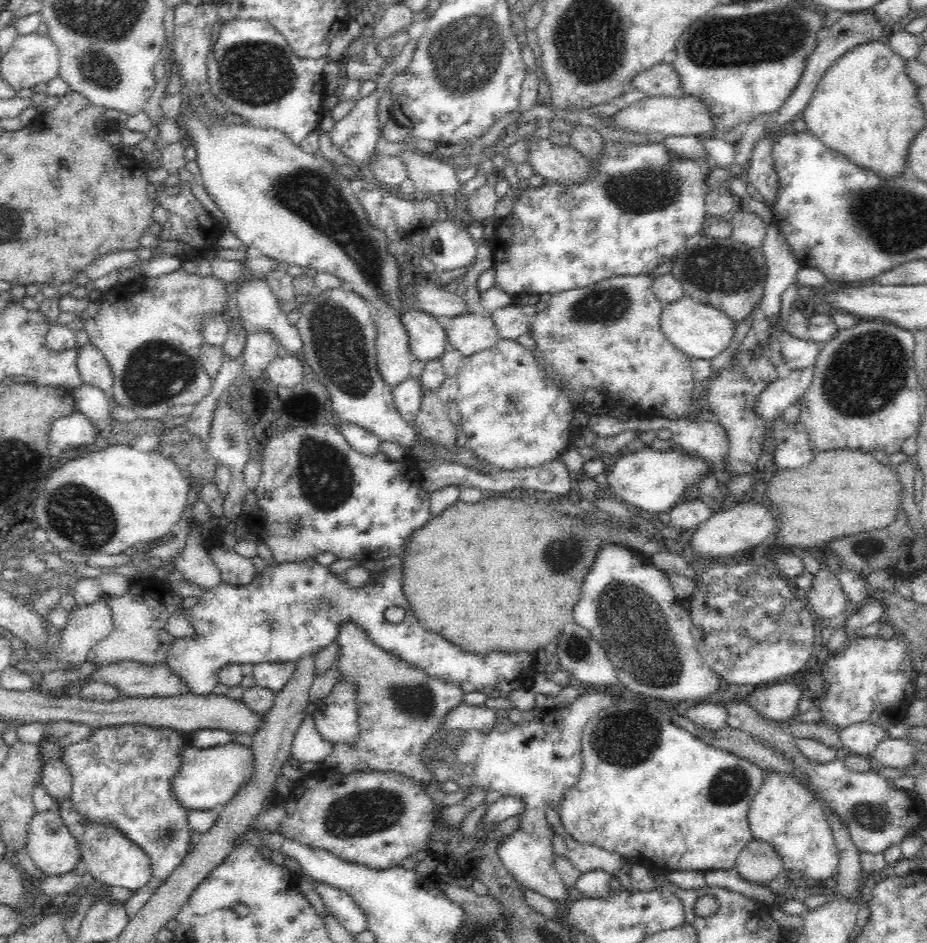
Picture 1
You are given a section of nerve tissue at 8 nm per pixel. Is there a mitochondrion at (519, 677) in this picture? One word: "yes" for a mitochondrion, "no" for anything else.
no

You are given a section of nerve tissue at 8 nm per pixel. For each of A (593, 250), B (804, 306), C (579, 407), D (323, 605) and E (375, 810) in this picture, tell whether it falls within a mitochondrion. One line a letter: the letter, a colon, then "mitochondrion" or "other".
A: other
B: other
C: other
D: mitochondrion
E: mitochondrion

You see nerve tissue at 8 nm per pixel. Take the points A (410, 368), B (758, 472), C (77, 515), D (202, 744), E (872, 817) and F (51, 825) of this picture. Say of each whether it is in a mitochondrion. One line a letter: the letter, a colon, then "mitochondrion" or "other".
A: other
B: other
C: mitochondrion
D: other
E: mitochondrion
F: mitochondrion

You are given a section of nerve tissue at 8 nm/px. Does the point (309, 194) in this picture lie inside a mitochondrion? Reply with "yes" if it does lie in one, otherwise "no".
yes

